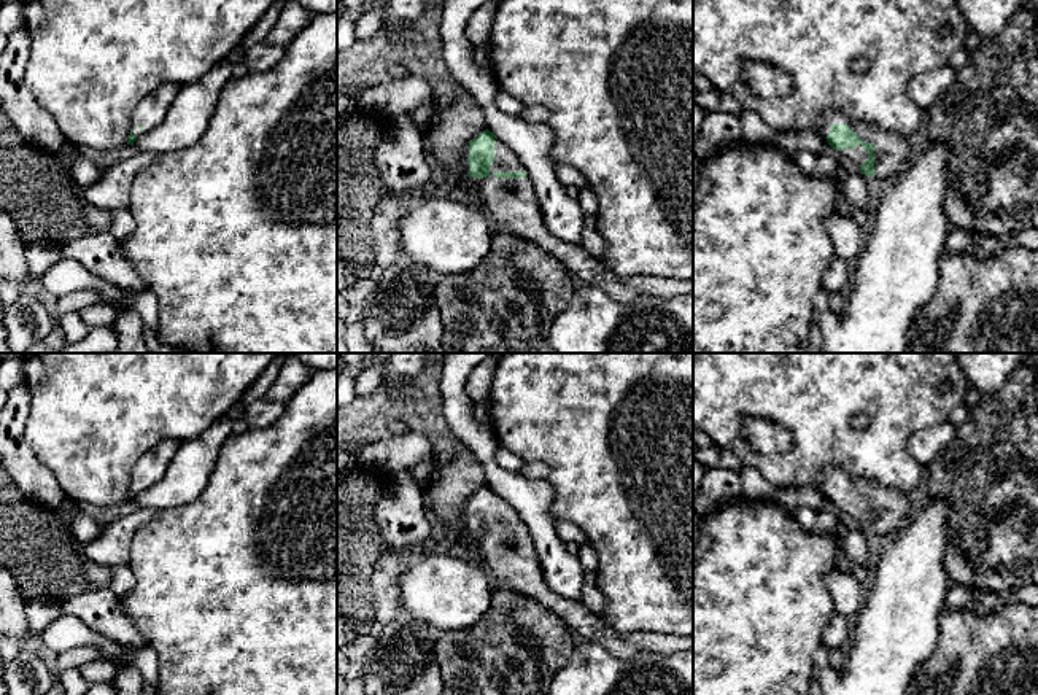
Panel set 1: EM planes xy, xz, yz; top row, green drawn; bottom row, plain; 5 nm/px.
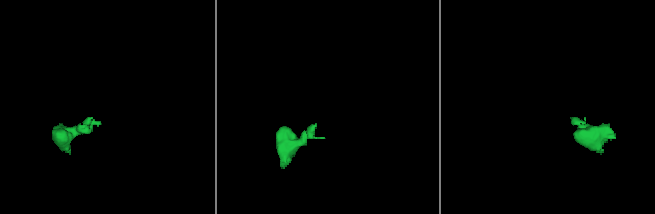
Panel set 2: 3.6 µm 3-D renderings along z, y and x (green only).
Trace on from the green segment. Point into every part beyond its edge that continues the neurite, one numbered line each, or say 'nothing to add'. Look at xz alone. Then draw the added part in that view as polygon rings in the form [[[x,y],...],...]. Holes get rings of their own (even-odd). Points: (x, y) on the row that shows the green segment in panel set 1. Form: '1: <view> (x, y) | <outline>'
1: xz (512, 202) | [[[499,137],[494,138],[494,159],[486,178],[467,178],[478,191],[485,213],[493,216],[502,231],[515,234],[561,261],[582,285],[602,289],[618,302],[639,296],[674,294],[693,296],[693,278],[620,277],[599,258],[587,253],[579,243],[561,242],[544,224],[533,180],[513,149]],[[494,172],[525,172],[525,178],[496,178]]]

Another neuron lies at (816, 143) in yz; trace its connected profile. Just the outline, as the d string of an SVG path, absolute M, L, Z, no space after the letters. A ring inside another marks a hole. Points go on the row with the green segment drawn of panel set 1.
M801 130L800 132L804 148L811 153L820 154L828 145L827 138L823 135L819 135L812 130Z

